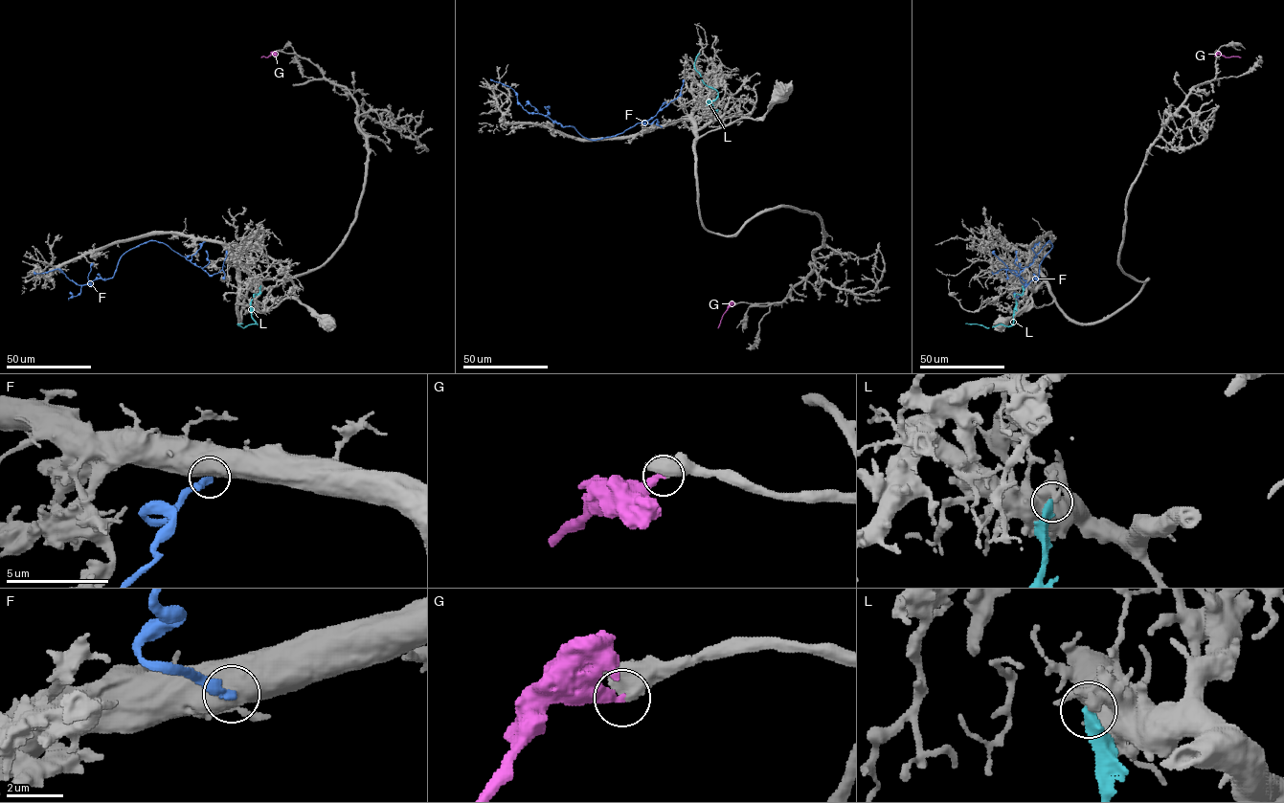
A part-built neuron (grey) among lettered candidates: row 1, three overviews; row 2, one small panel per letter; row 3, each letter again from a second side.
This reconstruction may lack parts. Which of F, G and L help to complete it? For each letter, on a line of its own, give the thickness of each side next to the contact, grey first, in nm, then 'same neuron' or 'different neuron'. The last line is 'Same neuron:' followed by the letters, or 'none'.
F: 800/280 nm | different neuron
G: 600/360 nm | same neuron
L: 400/400 nm | different neuron
Same neuron: G

